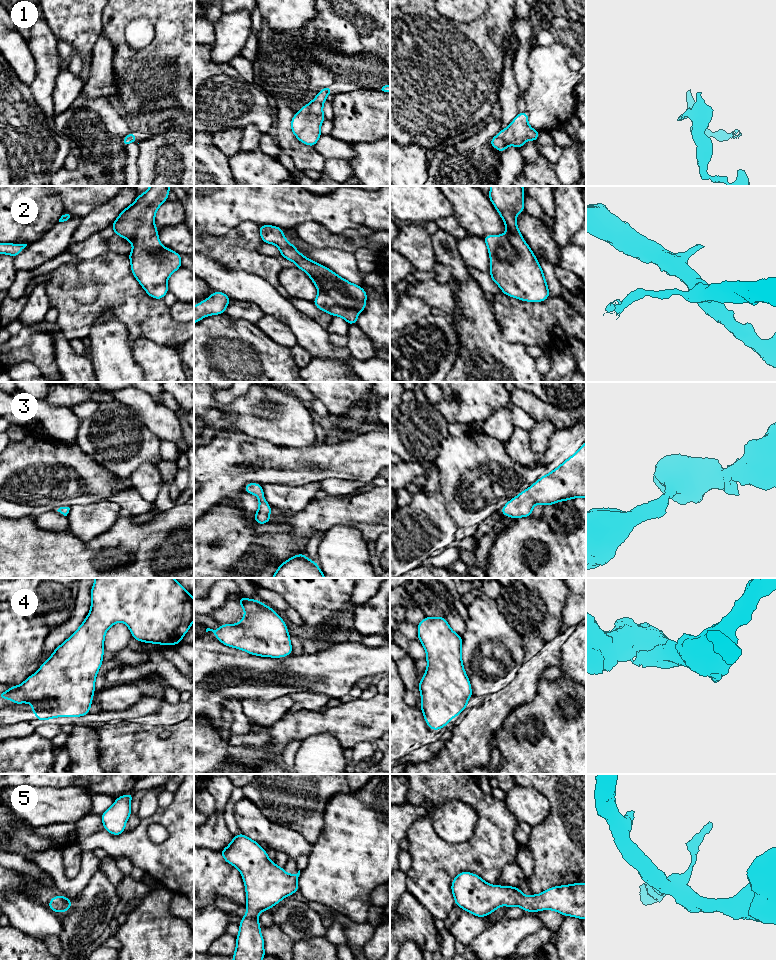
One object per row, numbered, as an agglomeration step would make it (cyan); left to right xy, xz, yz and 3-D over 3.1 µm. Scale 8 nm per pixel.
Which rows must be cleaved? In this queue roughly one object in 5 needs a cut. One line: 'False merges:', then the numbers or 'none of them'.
False merges: none of them

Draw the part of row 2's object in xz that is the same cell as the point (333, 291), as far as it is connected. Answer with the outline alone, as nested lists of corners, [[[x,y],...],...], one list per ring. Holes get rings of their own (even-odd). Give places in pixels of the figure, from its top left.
[[[262,225],[259,232],[264,243],[276,245],[282,257],[295,262],[295,267],[311,278],[318,289],[318,295],[312,301],[318,309],[342,317],[349,325],[357,323],[358,314],[366,308],[367,293],[362,287],[303,256],[287,241],[281,227]]]

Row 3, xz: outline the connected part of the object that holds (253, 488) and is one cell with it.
[[[247,483],[244,491],[256,495],[259,500],[258,511],[254,514],[255,522],[257,524],[269,523],[272,508],[265,500],[263,486],[258,483]]]

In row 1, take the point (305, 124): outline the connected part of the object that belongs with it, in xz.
[[[331,85],[322,88],[310,103],[293,116],[291,130],[300,142],[314,147],[321,137],[320,126],[325,120],[323,104],[329,94],[333,94]]]

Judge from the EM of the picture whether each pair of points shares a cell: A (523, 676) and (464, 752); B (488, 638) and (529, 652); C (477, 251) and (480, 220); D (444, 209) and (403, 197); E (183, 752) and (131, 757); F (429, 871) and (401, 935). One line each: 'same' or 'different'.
A: same
B: different
C: different
D: same
E: same
F: different

